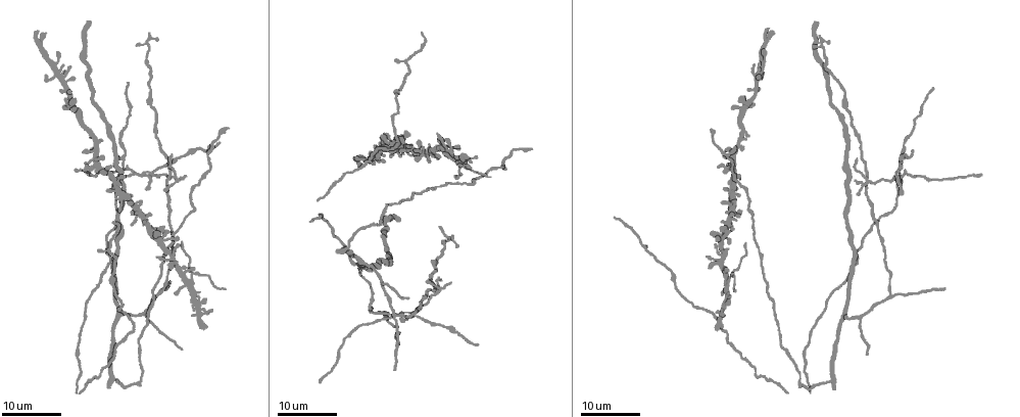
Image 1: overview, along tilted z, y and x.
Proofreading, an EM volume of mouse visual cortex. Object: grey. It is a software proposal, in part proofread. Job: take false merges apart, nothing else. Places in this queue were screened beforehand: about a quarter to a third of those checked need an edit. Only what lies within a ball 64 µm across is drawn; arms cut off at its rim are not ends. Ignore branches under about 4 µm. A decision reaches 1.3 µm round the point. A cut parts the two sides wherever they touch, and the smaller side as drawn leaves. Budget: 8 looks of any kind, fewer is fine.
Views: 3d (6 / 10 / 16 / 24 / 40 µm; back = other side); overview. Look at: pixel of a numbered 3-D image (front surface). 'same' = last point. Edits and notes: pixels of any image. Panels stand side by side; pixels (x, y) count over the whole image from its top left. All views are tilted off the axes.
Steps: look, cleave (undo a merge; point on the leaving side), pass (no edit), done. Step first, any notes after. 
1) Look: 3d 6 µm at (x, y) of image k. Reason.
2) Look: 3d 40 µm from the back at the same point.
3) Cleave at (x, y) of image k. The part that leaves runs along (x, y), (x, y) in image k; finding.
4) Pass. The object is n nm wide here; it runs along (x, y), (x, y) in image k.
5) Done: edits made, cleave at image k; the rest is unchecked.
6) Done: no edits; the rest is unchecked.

Look: 3d 16 µm at (160, 292) of image 1. Branch point.

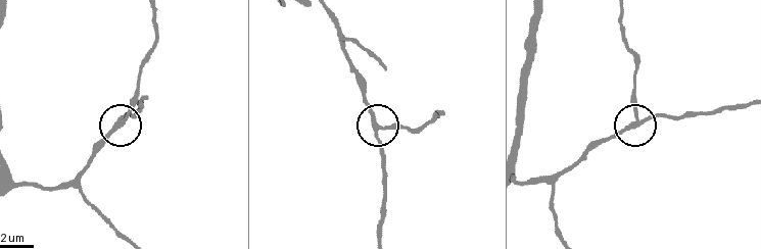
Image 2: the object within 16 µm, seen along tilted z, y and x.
Look: 3d 10 µm at (124, 118) of image 2.

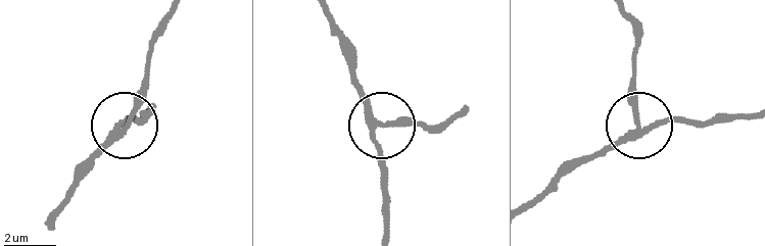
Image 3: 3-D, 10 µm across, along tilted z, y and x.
Pass. 3 arms meet here; it runs along (530, 206), (584, 161), (621, 144), (635, 128), (712, 119) in image 3; continuous, no second neuron.

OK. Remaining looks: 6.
Look: 3d 16 µm at (862, 317) of image 1. Small branch off a trunk.

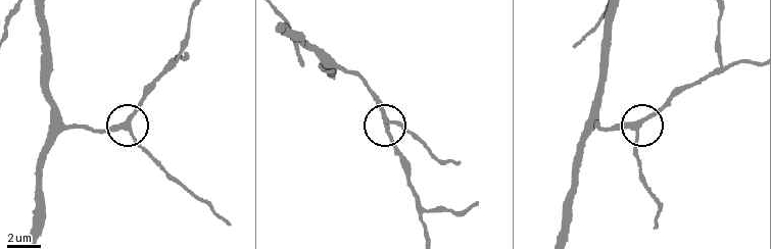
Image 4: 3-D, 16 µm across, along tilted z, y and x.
Look: 3d 10 µm at (128, 128) of image 4.

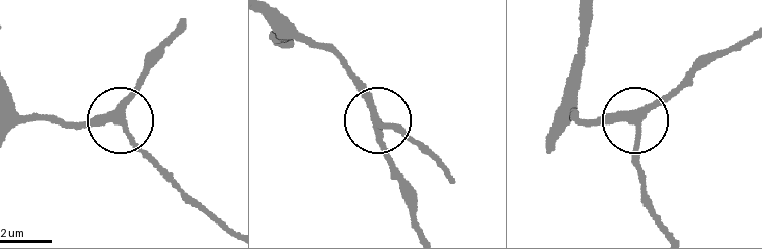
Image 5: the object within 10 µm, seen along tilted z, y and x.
Pass. 3 arms meet here; it runs along (278, 12), (334, 52), (381, 122), (406, 131) in image 5; continuous, no second neuron.

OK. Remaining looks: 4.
Look: 3d 24 µm at (853, 266) of image 1. Four-way junction.

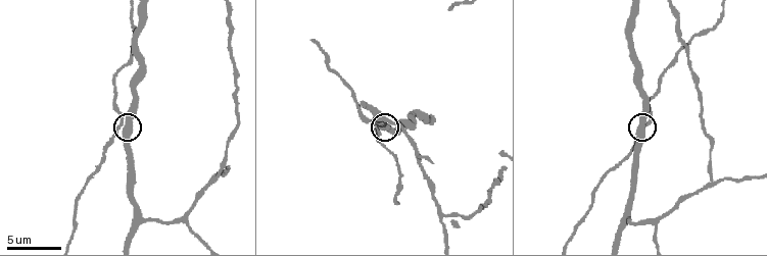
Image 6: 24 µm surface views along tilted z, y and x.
Look: 3d 10 µm at (128, 126) of image 6.

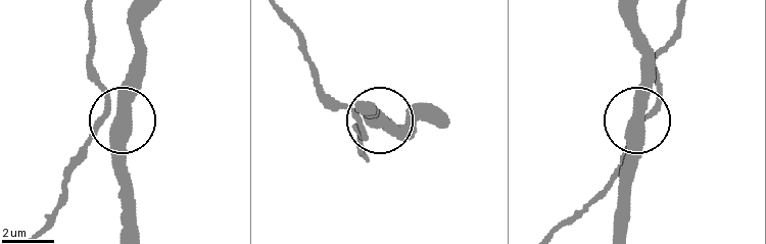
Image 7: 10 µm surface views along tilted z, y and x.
Pass. The side arm is 48 µm long; it runs along (128, 232), (120, 93), (134, 36) in image 7; one neuron here.

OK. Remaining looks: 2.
Look: 3d 16 µm at (207, 159) of image 1. Sudden change in width.

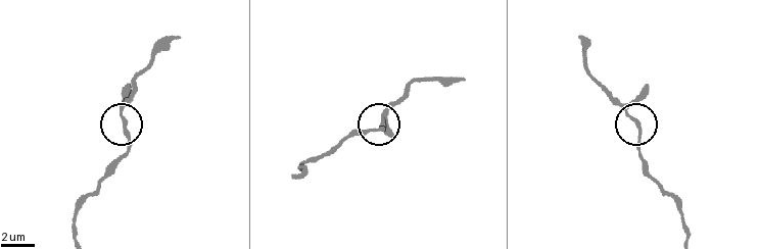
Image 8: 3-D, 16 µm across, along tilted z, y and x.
Look: 3d 10 µm at (635, 121) of image 8.

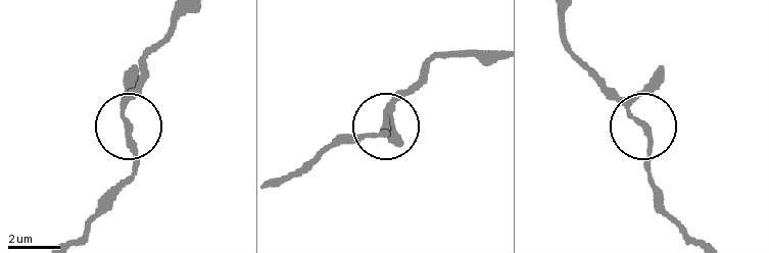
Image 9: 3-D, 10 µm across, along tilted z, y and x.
Pass. The object is 200 nm wide here; one neuron here.

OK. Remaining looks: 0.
Done: no edits; the rest is unchecked.

